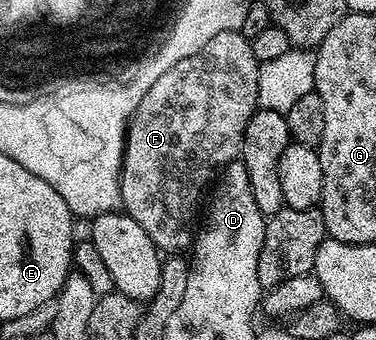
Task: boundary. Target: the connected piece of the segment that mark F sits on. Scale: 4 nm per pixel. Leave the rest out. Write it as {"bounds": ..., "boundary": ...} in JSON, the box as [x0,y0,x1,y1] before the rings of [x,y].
{"bounds":[119,31,261,255],"boundary":[[[221,31],[221,35],[213,35],[213,39],[209,39],[209,43],[205,43],[205,47],[201,47],[201,51],[197,51],[197,55],[189,55],[189,59],[181,59],[181,63],[173,63],[173,67],[169,67],[169,71],[165,71],[165,75],[161,75],[161,79],[157,79],[147,88],[145,99],[141,99],[141,103],[135,108],[135,114],[131,116],[127,127],[127,142],[123,148],[123,166],[119,172],[121,205],[130,217],[137,219],[137,223],[141,223],[145,235],[149,235],[149,239],[153,239],[153,243],[164,254],[175,255],[180,251],[187,251],[192,248],[193,229],[191,233],[191,224],[194,223],[195,216],[197,216],[196,221],[200,216],[201,205],[199,209],[199,200],[202,199],[203,192],[205,192],[205,197],[209,186],[223,172],[223,168],[240,156],[243,148],[245,127],[249,123],[251,116],[255,114],[259,104],[258,73],[260,64],[261,62],[253,55],[250,40],[242,31]]]}

